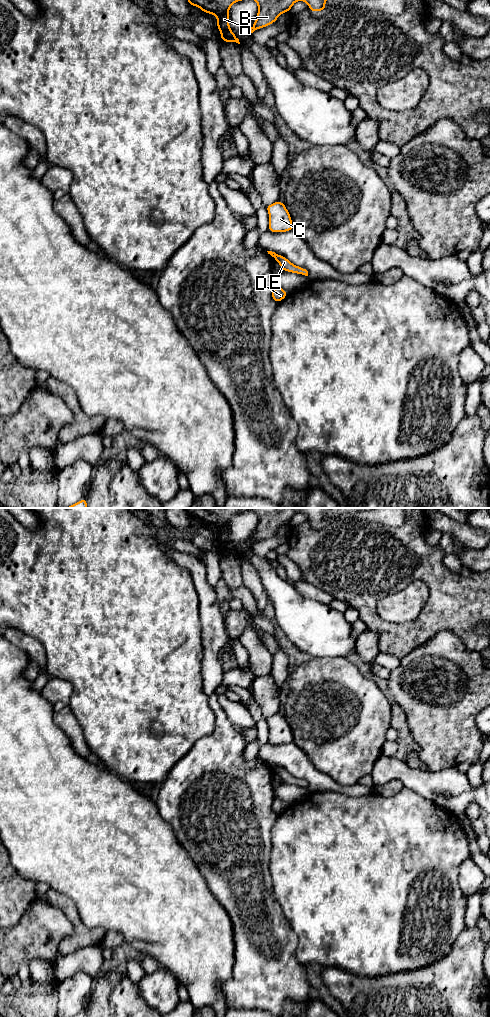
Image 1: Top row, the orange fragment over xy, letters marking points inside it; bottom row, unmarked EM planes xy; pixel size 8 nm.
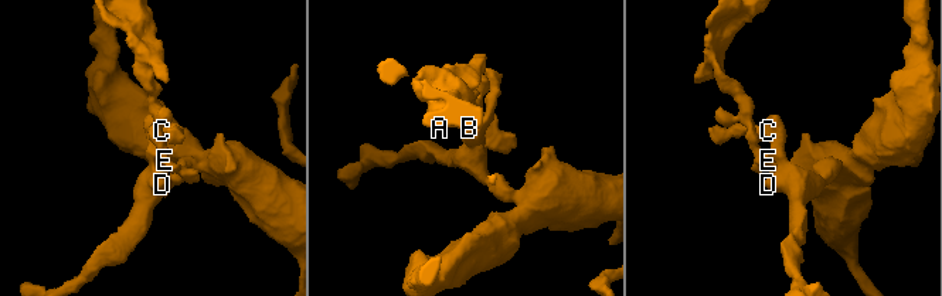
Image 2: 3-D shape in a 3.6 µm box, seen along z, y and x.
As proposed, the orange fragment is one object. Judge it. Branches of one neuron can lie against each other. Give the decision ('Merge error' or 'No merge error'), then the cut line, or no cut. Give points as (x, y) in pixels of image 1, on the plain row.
Merge error. Split along xy (276, 766), (273, 769)

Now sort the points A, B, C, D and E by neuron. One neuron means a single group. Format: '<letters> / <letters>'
A B E / C D

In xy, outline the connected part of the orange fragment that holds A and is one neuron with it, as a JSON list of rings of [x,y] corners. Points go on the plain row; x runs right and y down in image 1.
[[[185,508],[191,518],[199,519],[203,525],[213,526],[217,529],[217,539],[221,546],[221,553],[236,554],[240,556],[237,548],[232,544],[229,538],[229,521],[238,514],[247,510],[253,511],[258,516],[258,525],[253,538],[249,544],[253,545],[255,542],[264,540],[273,536],[278,529],[284,524],[290,524],[293,516],[299,512],[308,516],[312,524],[326,522],[325,514],[330,508]]]

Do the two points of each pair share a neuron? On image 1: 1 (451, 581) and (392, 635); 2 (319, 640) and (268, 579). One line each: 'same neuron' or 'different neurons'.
1: same neuron
2: same neuron

